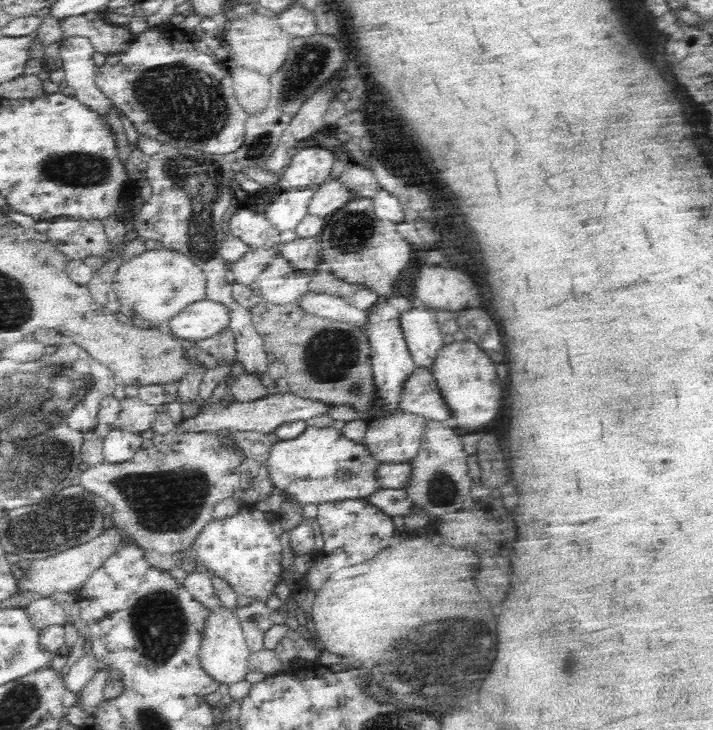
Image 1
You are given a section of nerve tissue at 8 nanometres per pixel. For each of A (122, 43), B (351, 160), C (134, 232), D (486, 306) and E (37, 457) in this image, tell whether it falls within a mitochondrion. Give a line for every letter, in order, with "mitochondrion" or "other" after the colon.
A: other
B: other
C: other
D: other
E: mitochondrion

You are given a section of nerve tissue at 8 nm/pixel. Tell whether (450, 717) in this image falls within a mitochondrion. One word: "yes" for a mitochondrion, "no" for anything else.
yes

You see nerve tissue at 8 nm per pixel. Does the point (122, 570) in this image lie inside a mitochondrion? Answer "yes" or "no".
no

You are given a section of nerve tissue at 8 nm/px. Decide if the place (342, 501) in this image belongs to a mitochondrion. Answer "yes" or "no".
no

